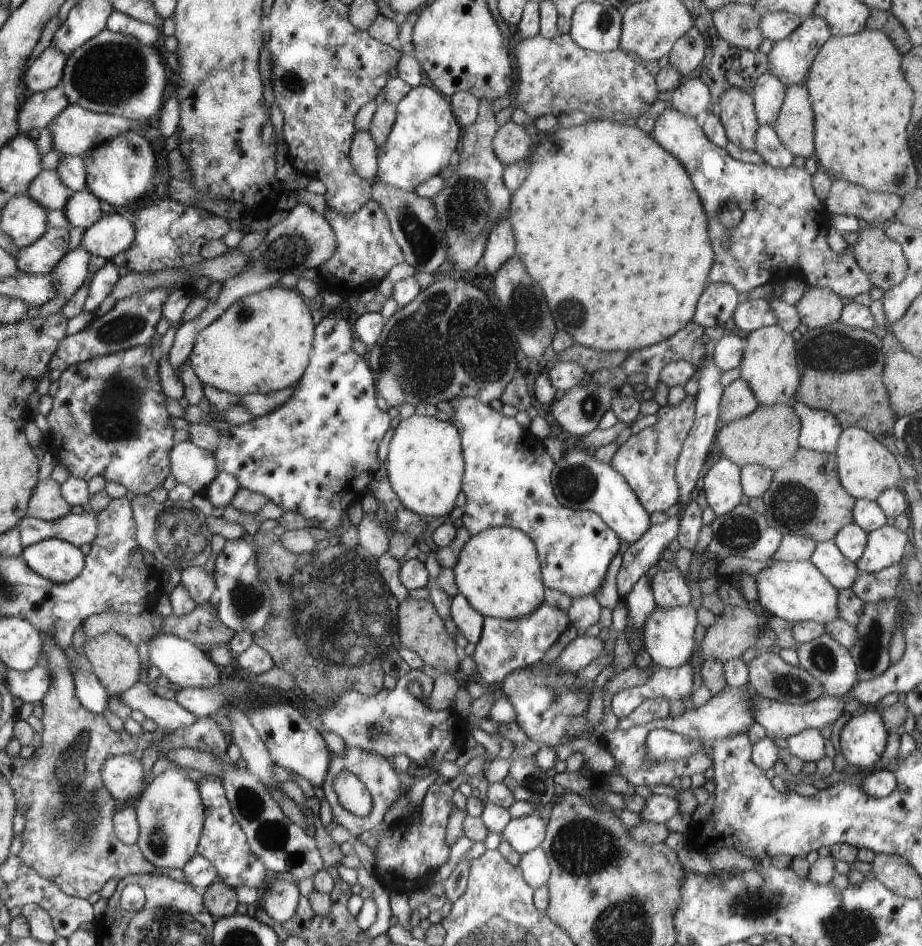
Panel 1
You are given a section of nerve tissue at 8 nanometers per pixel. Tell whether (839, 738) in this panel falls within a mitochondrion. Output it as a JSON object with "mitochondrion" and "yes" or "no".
{"mitochondrion":"no"}

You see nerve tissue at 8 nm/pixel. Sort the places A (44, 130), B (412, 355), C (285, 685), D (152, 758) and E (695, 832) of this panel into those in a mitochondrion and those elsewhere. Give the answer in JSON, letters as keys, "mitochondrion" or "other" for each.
{"A":"other","B":"mitochondrion","C":"other","D":"other","E":"other"}

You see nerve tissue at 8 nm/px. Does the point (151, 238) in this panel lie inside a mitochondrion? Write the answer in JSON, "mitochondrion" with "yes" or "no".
{"mitochondrion":"no"}

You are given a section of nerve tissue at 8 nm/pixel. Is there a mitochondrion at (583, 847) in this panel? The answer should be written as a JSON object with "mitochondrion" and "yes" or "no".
{"mitochondrion":"yes"}

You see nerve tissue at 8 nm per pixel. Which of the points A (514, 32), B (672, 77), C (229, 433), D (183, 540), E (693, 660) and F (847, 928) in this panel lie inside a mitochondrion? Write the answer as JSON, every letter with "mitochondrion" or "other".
{"A":"other","B":"other","C":"other","D":"mitochondrion","E":"other","F":"mitochondrion"}

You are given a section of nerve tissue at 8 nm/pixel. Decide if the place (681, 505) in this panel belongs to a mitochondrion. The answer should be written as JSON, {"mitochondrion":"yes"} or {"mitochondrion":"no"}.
{"mitochondrion":"no"}

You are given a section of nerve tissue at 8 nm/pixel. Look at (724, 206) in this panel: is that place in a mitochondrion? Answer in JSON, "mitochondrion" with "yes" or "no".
{"mitochondrion":"no"}

